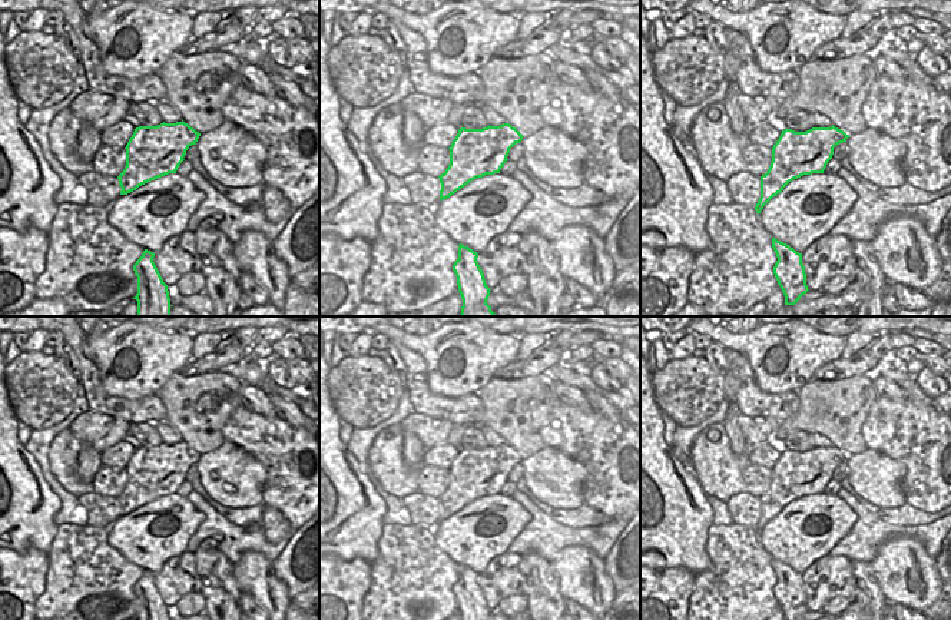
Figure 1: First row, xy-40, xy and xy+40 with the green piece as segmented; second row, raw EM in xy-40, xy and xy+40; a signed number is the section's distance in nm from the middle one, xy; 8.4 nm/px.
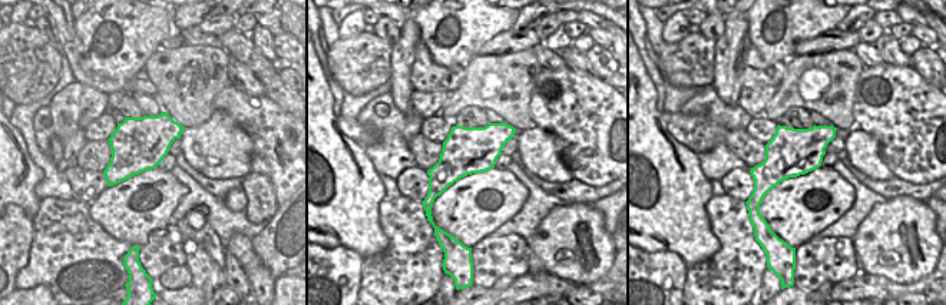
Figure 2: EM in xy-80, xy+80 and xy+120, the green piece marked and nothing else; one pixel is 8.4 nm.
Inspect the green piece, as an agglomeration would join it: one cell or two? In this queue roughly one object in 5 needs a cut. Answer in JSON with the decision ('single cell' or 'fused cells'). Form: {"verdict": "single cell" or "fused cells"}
{"verdict": "fused cells"}

